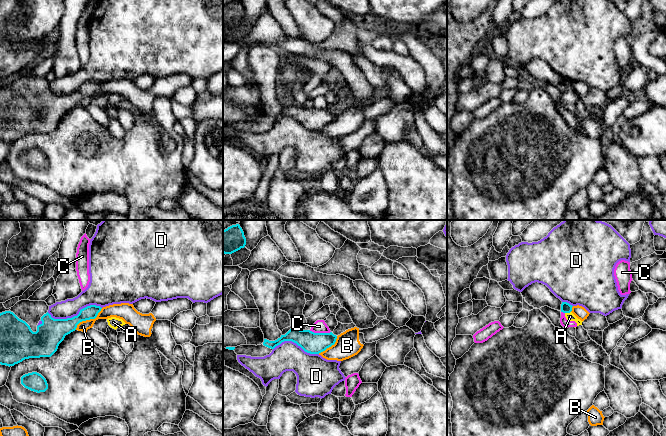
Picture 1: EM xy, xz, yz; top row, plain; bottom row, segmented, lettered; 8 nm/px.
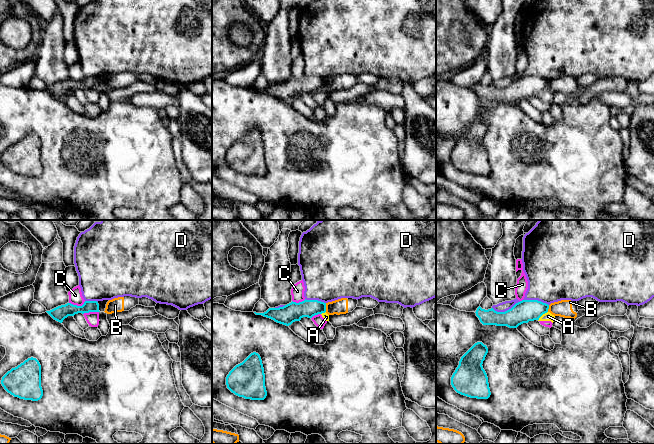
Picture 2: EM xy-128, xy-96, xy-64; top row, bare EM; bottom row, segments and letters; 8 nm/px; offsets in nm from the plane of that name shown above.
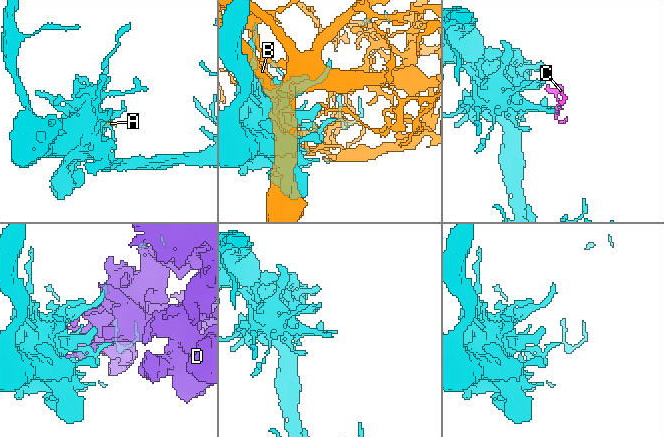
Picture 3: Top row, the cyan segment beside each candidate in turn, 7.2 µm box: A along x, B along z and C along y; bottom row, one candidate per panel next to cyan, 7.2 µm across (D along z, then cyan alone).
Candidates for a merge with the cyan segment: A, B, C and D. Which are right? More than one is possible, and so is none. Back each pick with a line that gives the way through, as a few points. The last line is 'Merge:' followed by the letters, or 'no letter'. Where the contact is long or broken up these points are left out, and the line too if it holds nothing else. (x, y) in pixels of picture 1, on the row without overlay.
Merge: no letter

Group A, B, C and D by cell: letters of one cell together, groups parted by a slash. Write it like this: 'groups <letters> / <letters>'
groups A C / B / D

